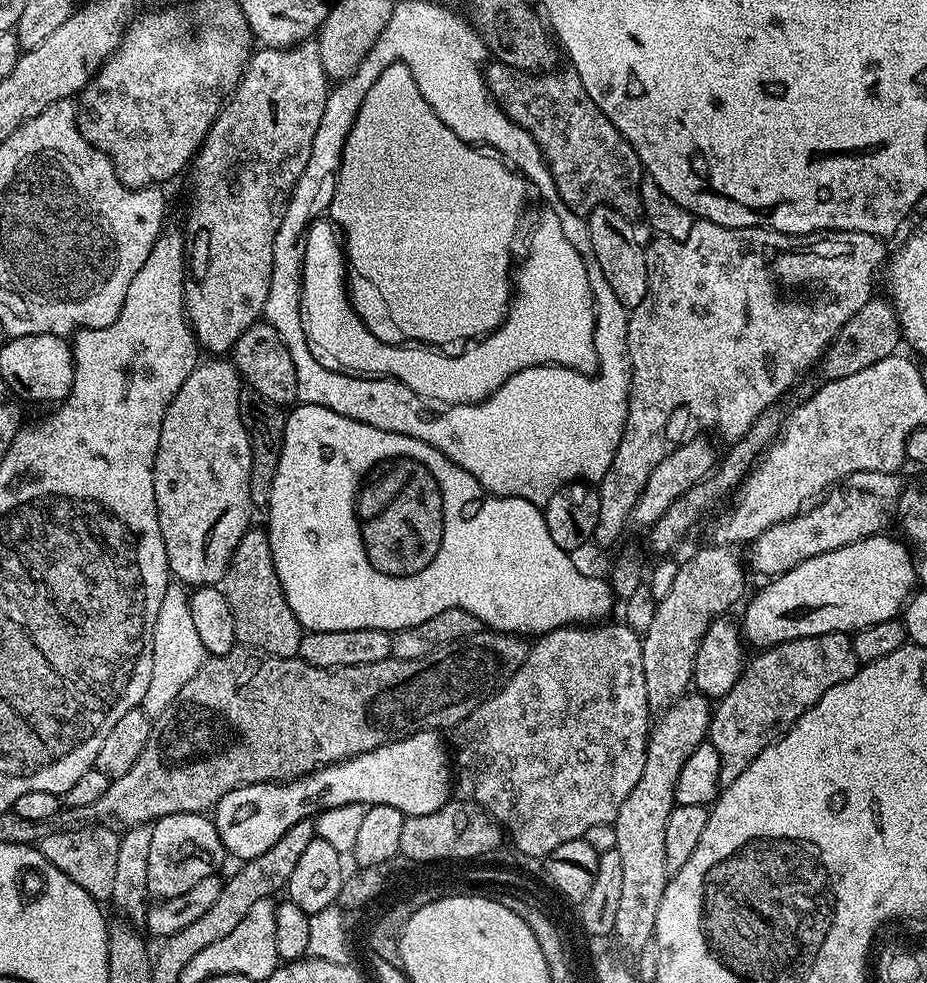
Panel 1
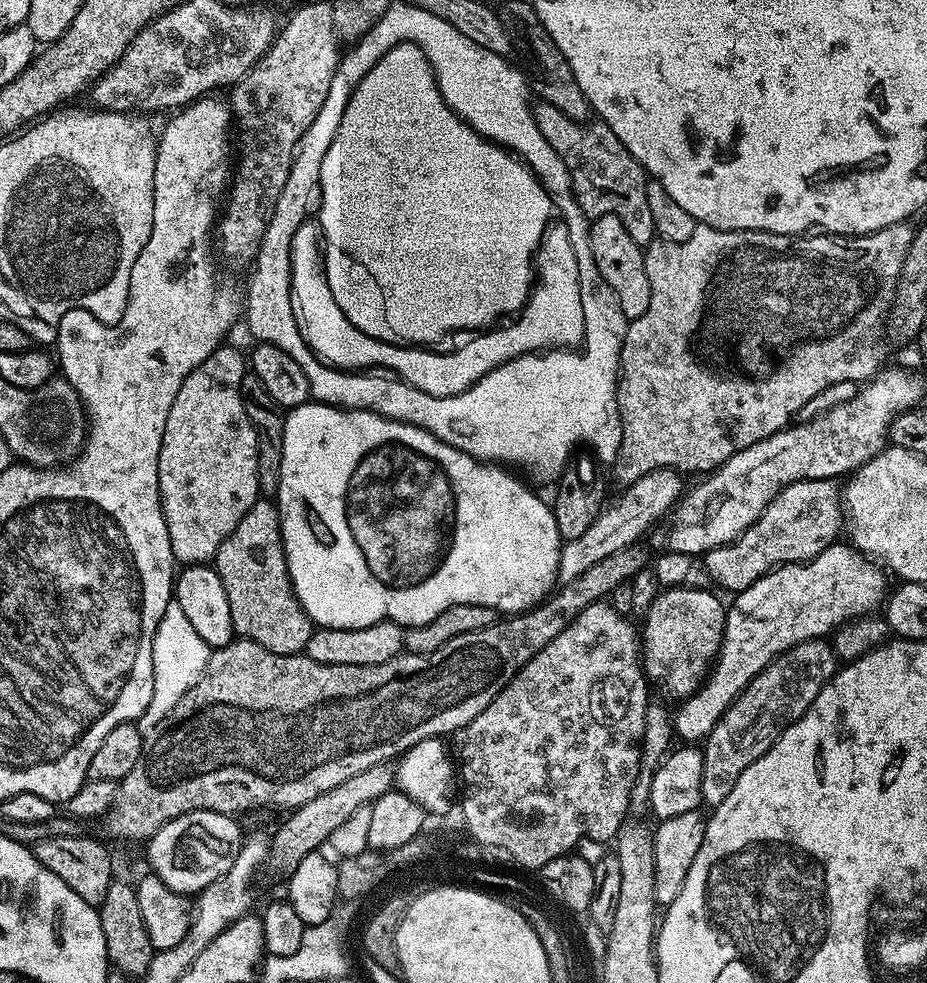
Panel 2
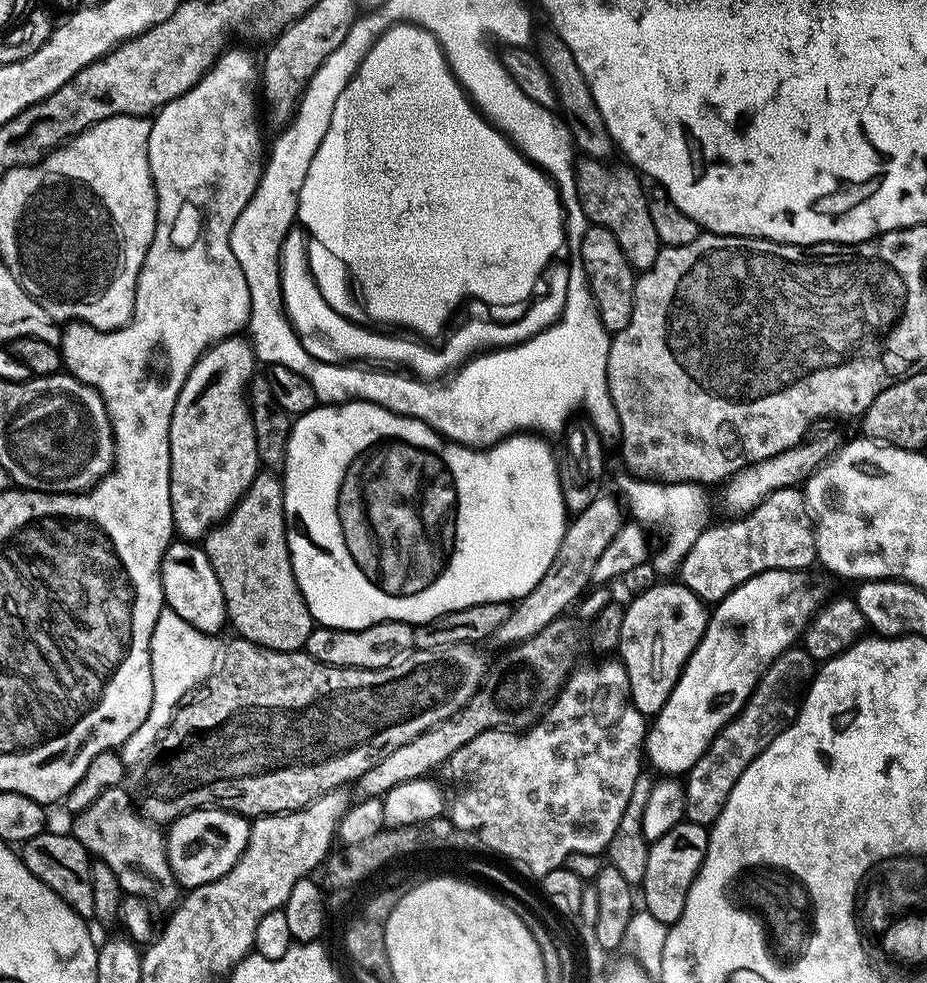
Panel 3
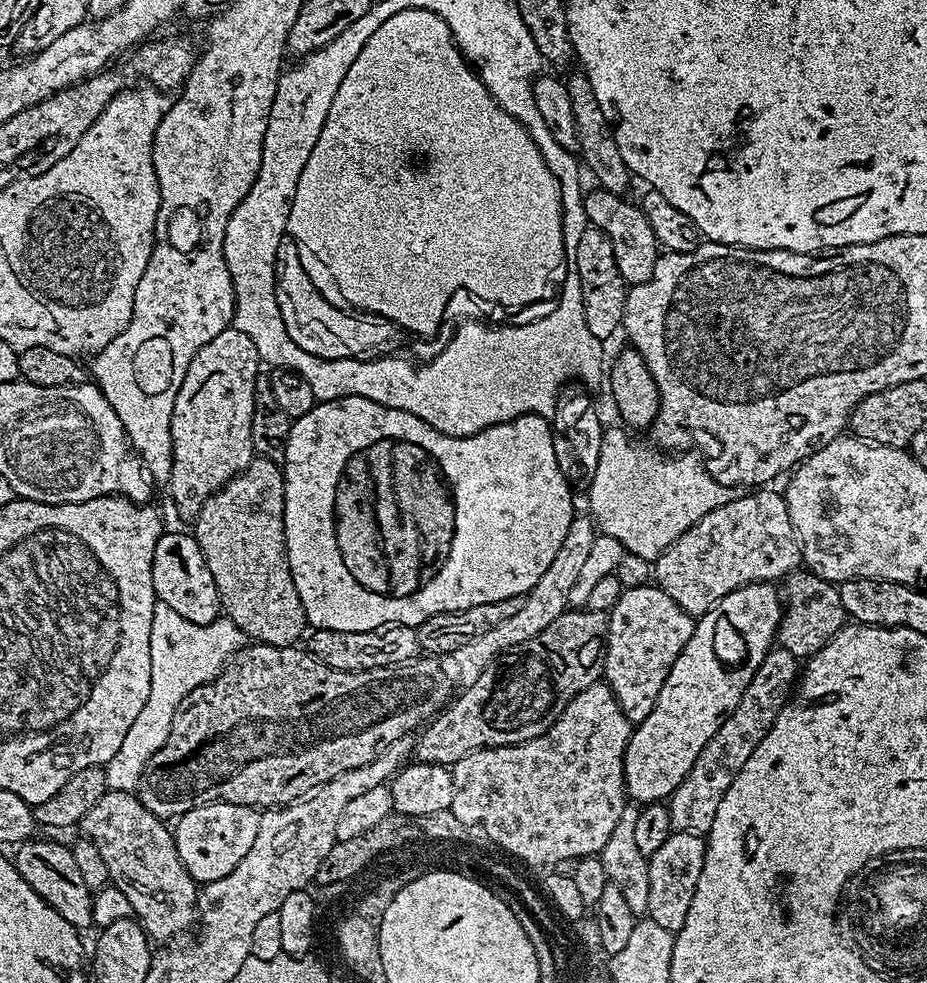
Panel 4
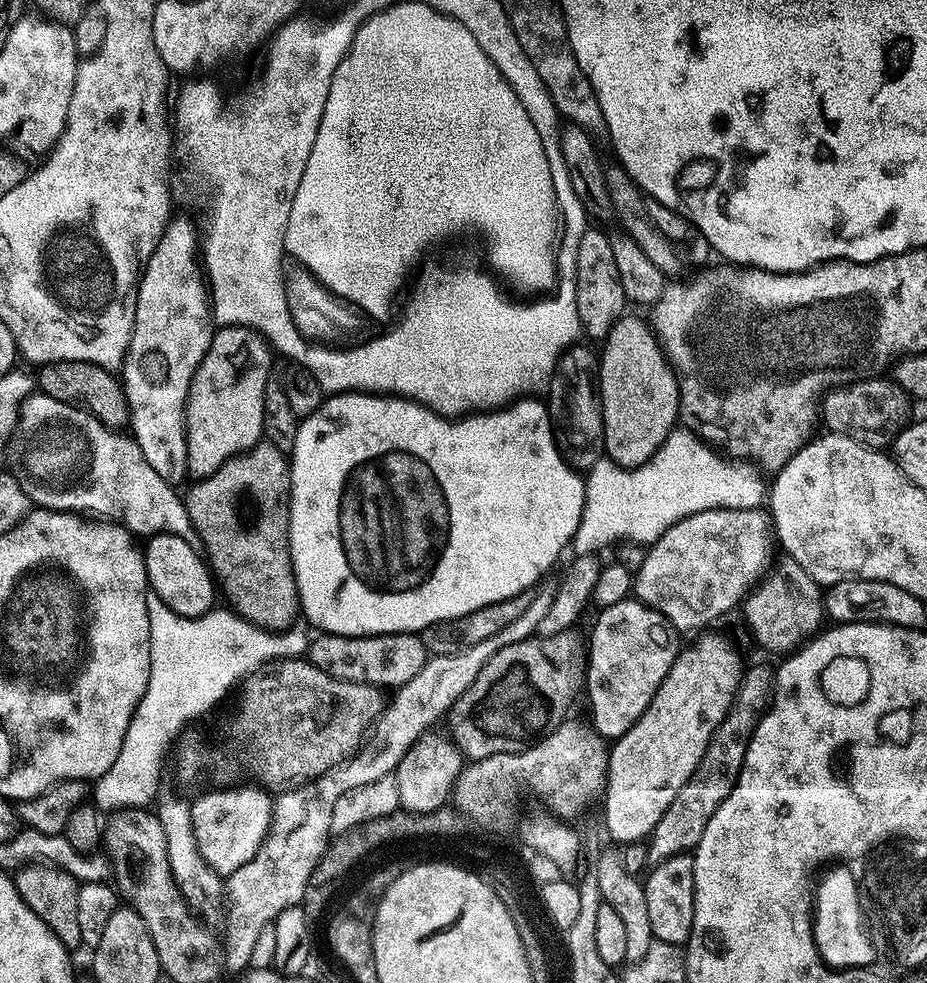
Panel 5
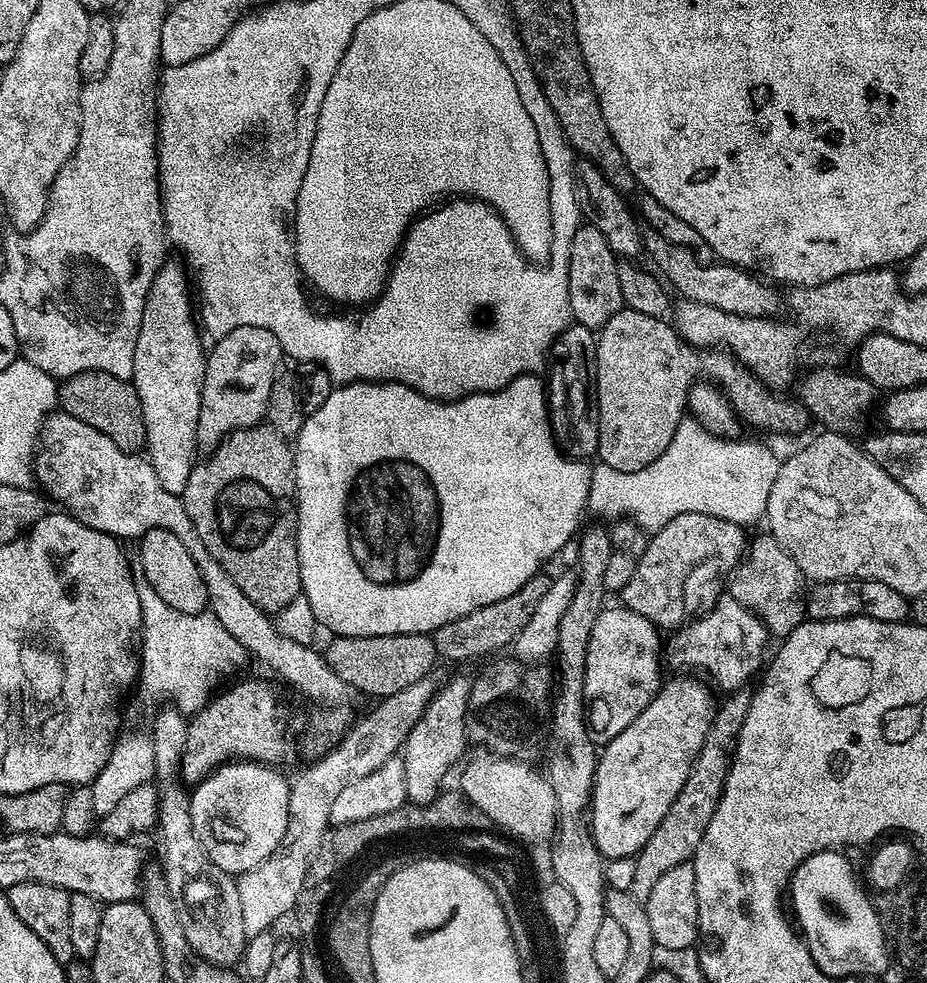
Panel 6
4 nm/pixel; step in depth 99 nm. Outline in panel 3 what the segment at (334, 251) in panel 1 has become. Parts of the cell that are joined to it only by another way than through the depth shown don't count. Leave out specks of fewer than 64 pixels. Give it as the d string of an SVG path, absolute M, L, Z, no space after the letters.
M294 226L286 234L280 251L280 289L284 295L284 311L288 313L288 321L292 324L302 346L315 360L329 362L385 360L388 363L385 365L399 366L411 373L413 377L425 382L436 382L455 373L474 356L497 348L513 348L516 344L527 344L530 338L547 333L549 326L555 324L564 313L566 290L570 286L570 273L567 263L556 262L551 265L547 273L548 289L545 290L544 296L537 295L523 309L525 312L517 320L508 320L505 324L499 324L496 320L472 320L469 324L462 325L441 348L431 348L428 345L431 343L421 342L416 338L405 338L400 334L383 336L380 333L383 331L373 330L371 327L347 320L342 314L338 314L338 310L330 306L330 302L326 302L326 298L322 298L322 290L318 290L316 279L312 277L310 270L308 241L304 229L299 226Z

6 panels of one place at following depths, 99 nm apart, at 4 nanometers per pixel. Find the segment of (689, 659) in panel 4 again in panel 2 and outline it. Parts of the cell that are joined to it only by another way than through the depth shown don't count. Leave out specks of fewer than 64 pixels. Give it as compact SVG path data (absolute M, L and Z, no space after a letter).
M833 542L814 559L773 568L746 590L735 593L736 600L724 617L724 637L719 654L704 683L674 712L674 732L684 742L700 742L740 697L740 691L775 656L796 644L818 640L836 631L857 616L875 613L889 591L885 569L847 543Z

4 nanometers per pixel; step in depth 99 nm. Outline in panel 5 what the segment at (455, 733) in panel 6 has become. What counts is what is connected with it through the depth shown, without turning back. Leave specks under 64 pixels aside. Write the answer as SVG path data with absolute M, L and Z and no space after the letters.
M425 734L416 740L396 767L394 775L398 782L398 798L403 811L417 814L441 811L445 807L443 804L449 803L460 769L466 763L447 735L432 735Z

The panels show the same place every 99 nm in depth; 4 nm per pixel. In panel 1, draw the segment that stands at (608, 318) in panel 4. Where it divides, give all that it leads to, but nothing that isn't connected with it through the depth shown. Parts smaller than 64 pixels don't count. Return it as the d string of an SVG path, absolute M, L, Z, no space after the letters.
M607 204L598 205L593 212L587 213L586 219L590 246L594 246L594 258L598 258L598 266L602 266L606 282L610 282L614 295L624 308L636 308L648 293L648 257L645 245L640 245L640 240L636 237L637 225Z

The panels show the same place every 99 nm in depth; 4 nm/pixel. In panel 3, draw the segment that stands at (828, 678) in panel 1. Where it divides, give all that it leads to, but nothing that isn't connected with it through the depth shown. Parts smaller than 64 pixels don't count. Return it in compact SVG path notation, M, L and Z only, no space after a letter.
M793 646L779 656L765 670L758 686L750 694L743 710L712 739L706 754L694 762L692 769L686 773L683 781L686 794L684 815L690 822L710 826L722 814L722 806L726 806L726 798L730 798L730 790L734 790L734 782L742 778L742 770L774 742L774 738L787 728L800 712L797 694L803 693L812 683L814 661L803 647Z

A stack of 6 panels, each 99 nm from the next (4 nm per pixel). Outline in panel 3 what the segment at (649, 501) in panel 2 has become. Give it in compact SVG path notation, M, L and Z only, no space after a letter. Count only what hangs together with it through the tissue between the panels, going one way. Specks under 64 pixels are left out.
M601 494L586 506L586 510L575 513L567 521L564 537L558 546L558 554L554 554L554 562L550 562L550 570L542 574L542 582L530 590L520 600L515 601L510 618L498 626L495 639L502 640L506 645L515 646L523 640L534 638L538 630L550 626L550 622L561 619L568 607L575 605L585 595L586 589L593 583L594 562L602 558L602 550L614 542L614 534L626 522L626 512L612 496Z

